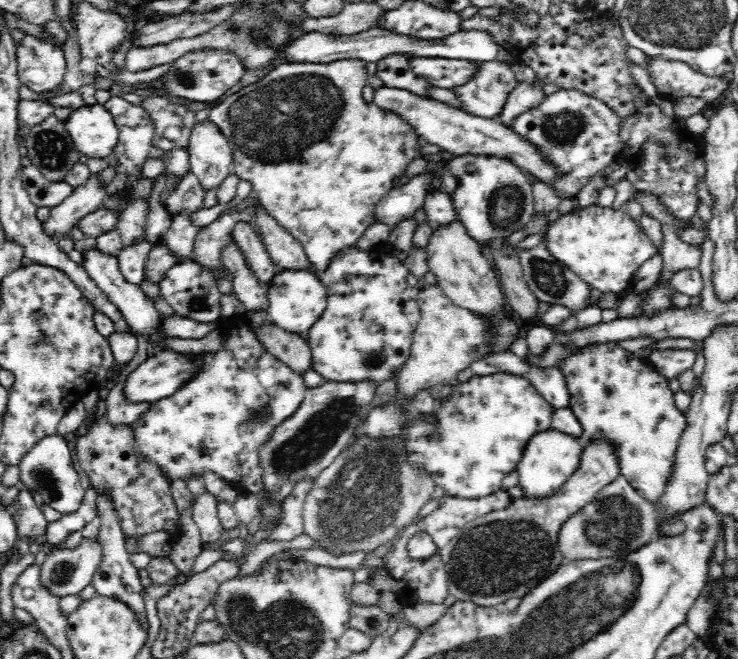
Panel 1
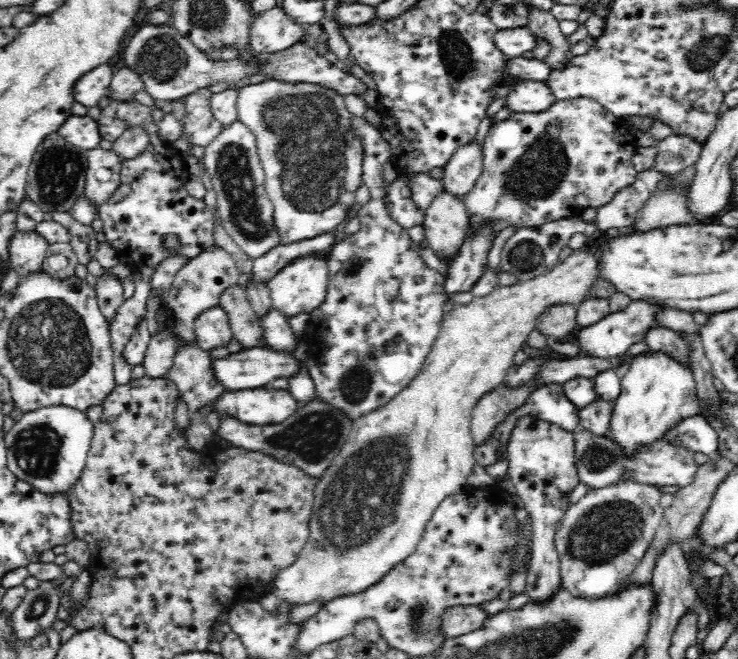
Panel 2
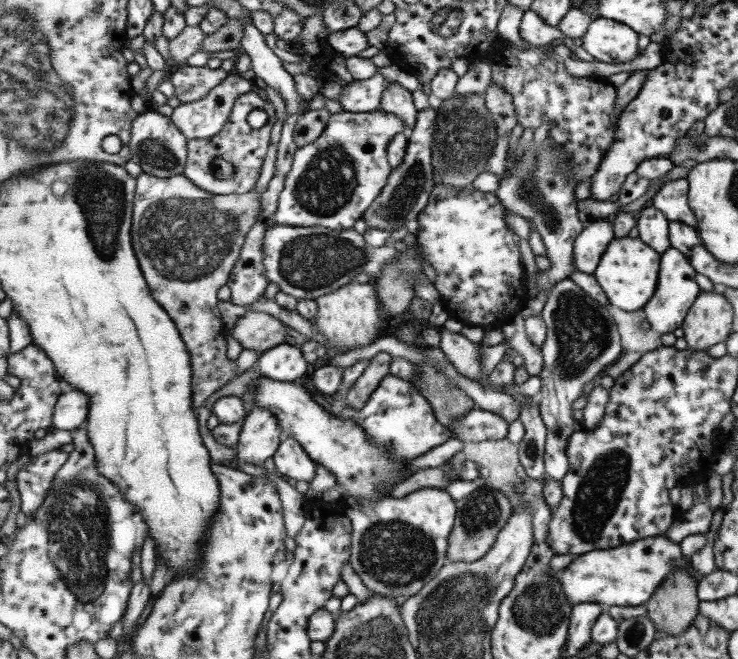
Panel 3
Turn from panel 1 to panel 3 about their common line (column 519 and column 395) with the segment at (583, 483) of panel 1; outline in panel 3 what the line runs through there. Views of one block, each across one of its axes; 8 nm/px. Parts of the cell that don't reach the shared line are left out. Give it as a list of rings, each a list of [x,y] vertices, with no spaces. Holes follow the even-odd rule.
[[[424,488],[403,498],[387,496],[379,501],[353,503],[347,508],[347,515],[351,517],[354,528],[350,564],[369,591],[389,598],[414,597],[439,574],[447,563],[449,538],[457,522],[456,501],[445,489]]]

